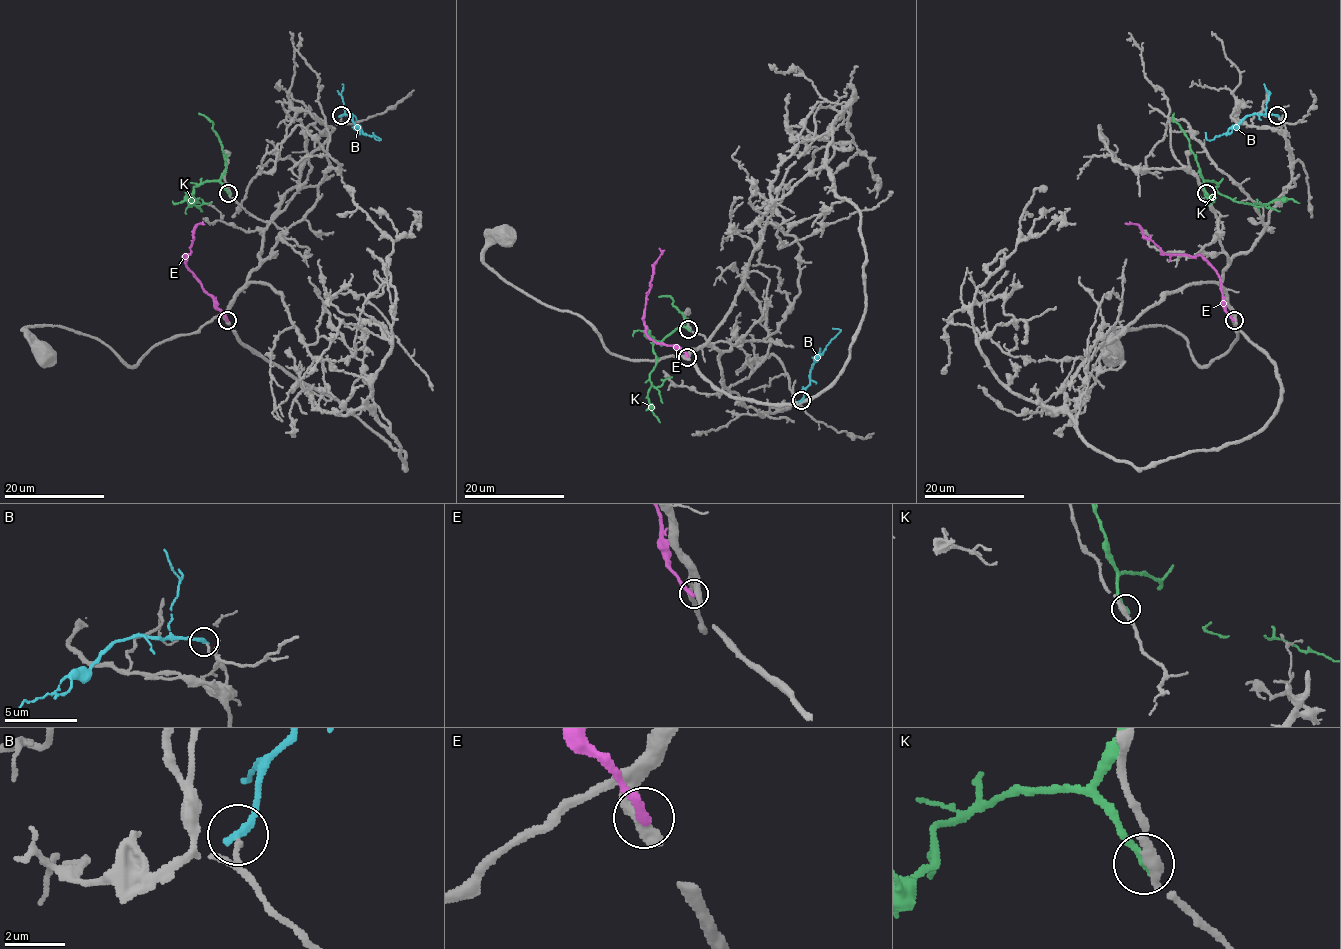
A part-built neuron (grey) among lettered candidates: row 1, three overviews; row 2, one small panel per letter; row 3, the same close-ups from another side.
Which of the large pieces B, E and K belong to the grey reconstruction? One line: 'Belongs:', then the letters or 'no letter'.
Belongs: no letter

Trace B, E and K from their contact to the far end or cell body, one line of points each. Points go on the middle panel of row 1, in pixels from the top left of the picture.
B: (801, 400), (804, 389), (810, 383), (811, 365), (840, 331), (832, 328)
E: (686, 356), (679, 348), (659, 344), (646, 334), (645, 298), (652, 265), (661, 253), (659, 248)
K: (687, 329), (677, 329), (660, 341), (654, 339), (655, 366), (647, 396), (649, 408), (660, 422)

